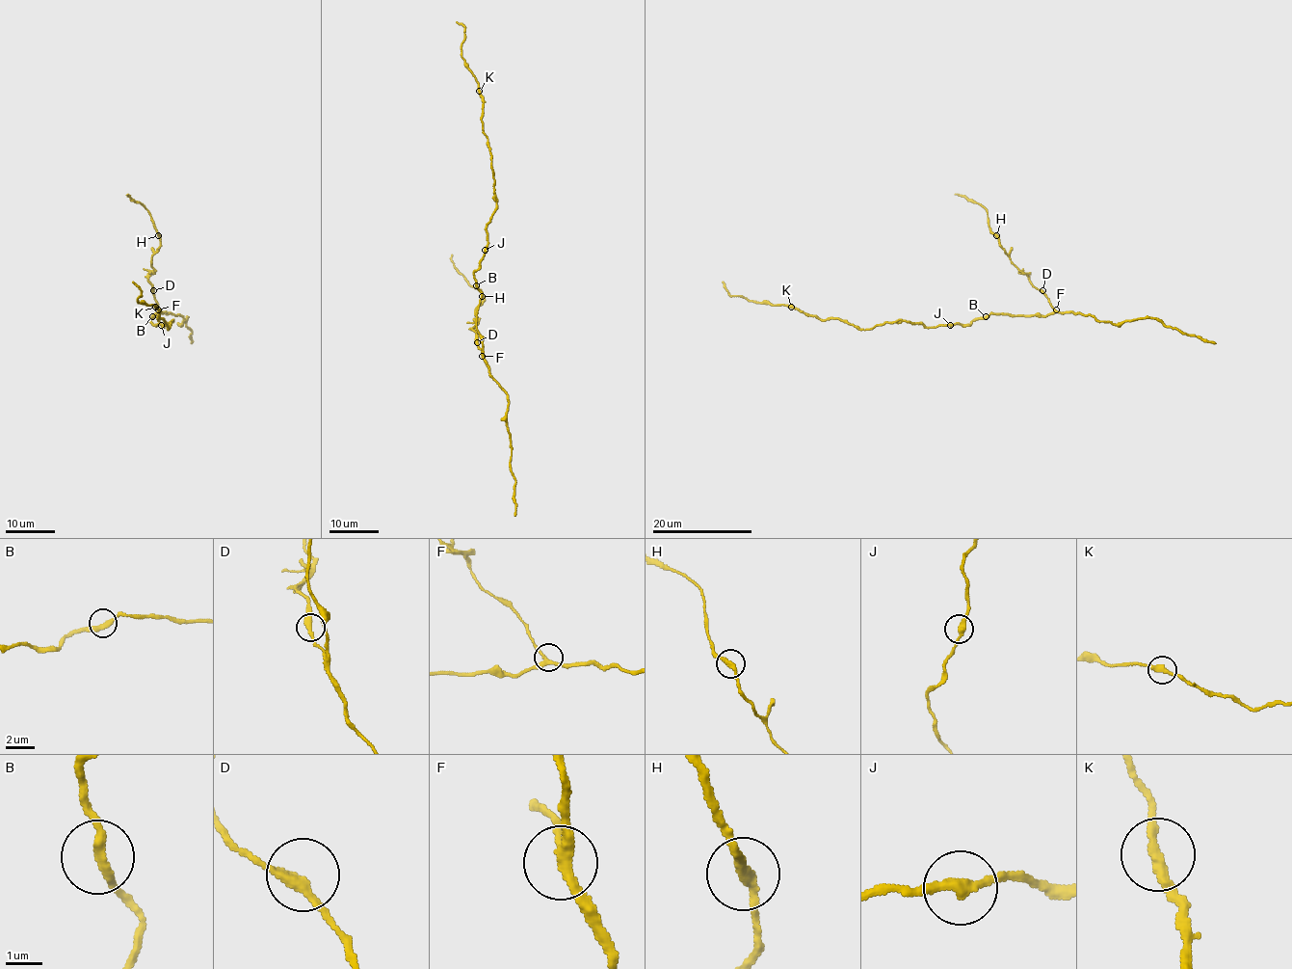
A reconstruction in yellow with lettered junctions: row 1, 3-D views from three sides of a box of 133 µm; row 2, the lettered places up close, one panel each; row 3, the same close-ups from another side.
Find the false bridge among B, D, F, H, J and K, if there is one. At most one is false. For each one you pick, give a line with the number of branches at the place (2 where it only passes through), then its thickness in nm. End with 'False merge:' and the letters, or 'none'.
False merge: none

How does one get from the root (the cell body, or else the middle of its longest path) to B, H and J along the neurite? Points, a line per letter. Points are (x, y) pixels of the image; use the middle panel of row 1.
B: (480, 265), (473, 273), (476, 285)
H: (480, 265), (473, 278), (482, 294), (476, 322), (482, 354), (472, 330), (482, 296)
J: (480, 265), (485, 250)

